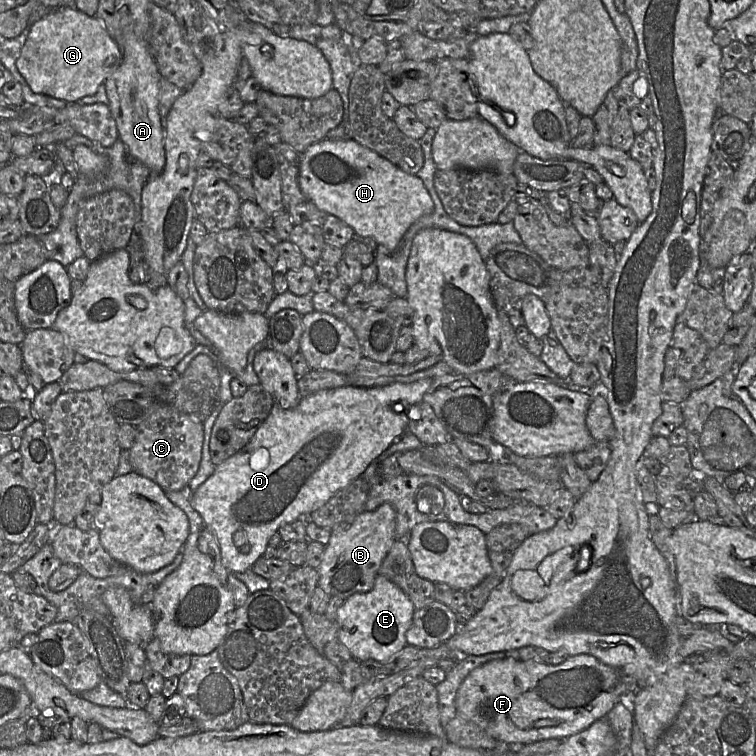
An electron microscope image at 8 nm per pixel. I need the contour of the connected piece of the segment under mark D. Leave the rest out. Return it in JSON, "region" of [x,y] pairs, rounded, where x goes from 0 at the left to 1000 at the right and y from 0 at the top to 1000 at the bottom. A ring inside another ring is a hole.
{"region":[[[562,500],[511,511],[455,511],[425,516],[399,525],[386,541],[376,541],[364,532],[333,581],[316,598],[286,616],[280,628],[255,649],[254,671],[269,687],[270,697],[283,708],[296,750],[306,758],[331,754],[348,735],[357,710],[372,694],[410,680],[427,669],[446,649],[478,631],[521,581],[538,569],[541,545],[560,530],[571,503]]]}

